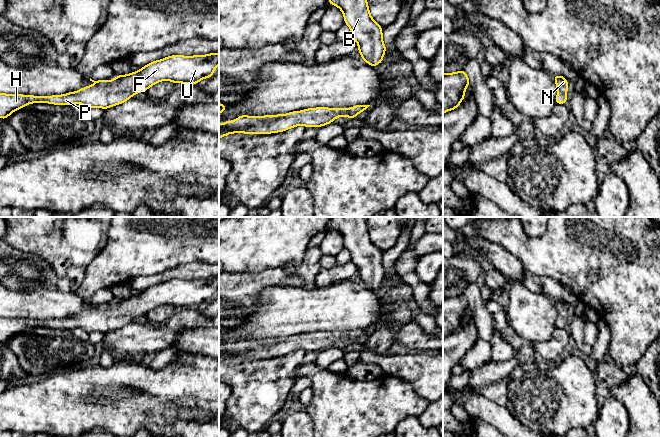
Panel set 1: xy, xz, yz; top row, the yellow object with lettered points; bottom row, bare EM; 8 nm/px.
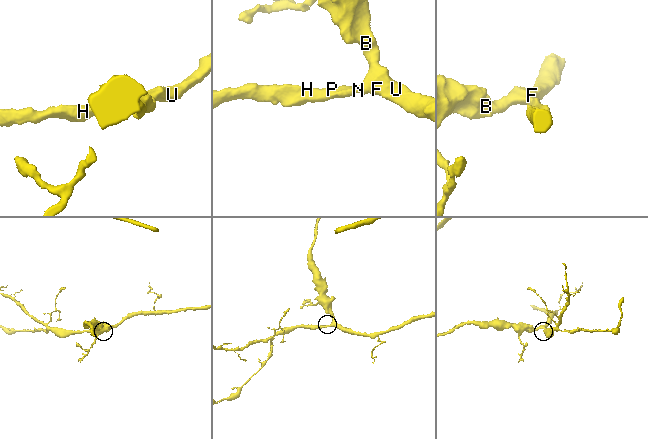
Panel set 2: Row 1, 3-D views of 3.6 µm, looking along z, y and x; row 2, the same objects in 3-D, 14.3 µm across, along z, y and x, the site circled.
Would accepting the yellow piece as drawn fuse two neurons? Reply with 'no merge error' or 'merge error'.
no merge error

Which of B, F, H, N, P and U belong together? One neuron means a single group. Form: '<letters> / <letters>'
B F H N P U

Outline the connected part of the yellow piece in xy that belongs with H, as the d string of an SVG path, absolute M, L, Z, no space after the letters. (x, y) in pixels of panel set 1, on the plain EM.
M217 277L195 279L189 281L182 279L173 279L161 284L151 286L143 292L140 292L138 296L131 296L128 299L116 300L112 305L94 305L90 302L90 305L95 308L94 310L86 310L76 316L69 316L64 319L33 320L0 317L0 342L6 344L12 336L19 334L27 328L39 326L55 329L72 329L80 327L86 330L88 333L99 331L105 334L109 331L126 326L130 323L131 320L134 320L139 316L147 315L147 313L152 309L164 304L168 304L173 307L181 306L183 308L198 308L198 306L203 302L209 303L213 299L218 288L219 278Z

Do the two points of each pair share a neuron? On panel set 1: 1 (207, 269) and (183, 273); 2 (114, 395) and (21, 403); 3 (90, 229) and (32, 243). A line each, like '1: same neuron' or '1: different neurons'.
1: same neuron
2: same neuron
3: same neuron

